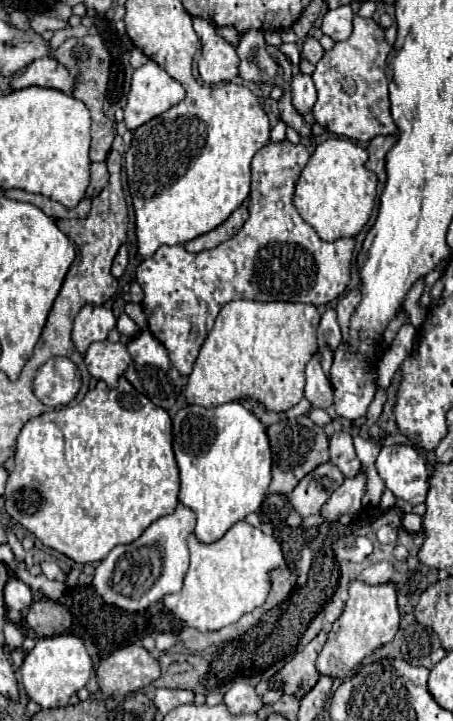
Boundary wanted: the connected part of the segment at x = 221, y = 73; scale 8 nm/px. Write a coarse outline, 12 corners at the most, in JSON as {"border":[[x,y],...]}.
{"border":[[195,16],[203,42],[199,74],[203,82],[239,76],[239,56],[215,28]]}

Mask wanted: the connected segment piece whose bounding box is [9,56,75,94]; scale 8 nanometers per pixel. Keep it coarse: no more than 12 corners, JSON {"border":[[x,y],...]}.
{"border":[[47,56],[15,74],[9,86],[47,86],[69,94],[75,80]]}

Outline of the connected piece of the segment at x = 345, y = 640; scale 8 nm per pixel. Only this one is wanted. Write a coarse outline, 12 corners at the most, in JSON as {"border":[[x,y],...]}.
{"border":[[393,584],[349,586],[317,656],[347,678],[399,628]]}

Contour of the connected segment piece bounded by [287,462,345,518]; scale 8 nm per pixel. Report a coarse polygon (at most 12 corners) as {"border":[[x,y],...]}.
{"border":[[333,462],[303,476],[287,498],[301,518],[321,510],[345,478]]}

